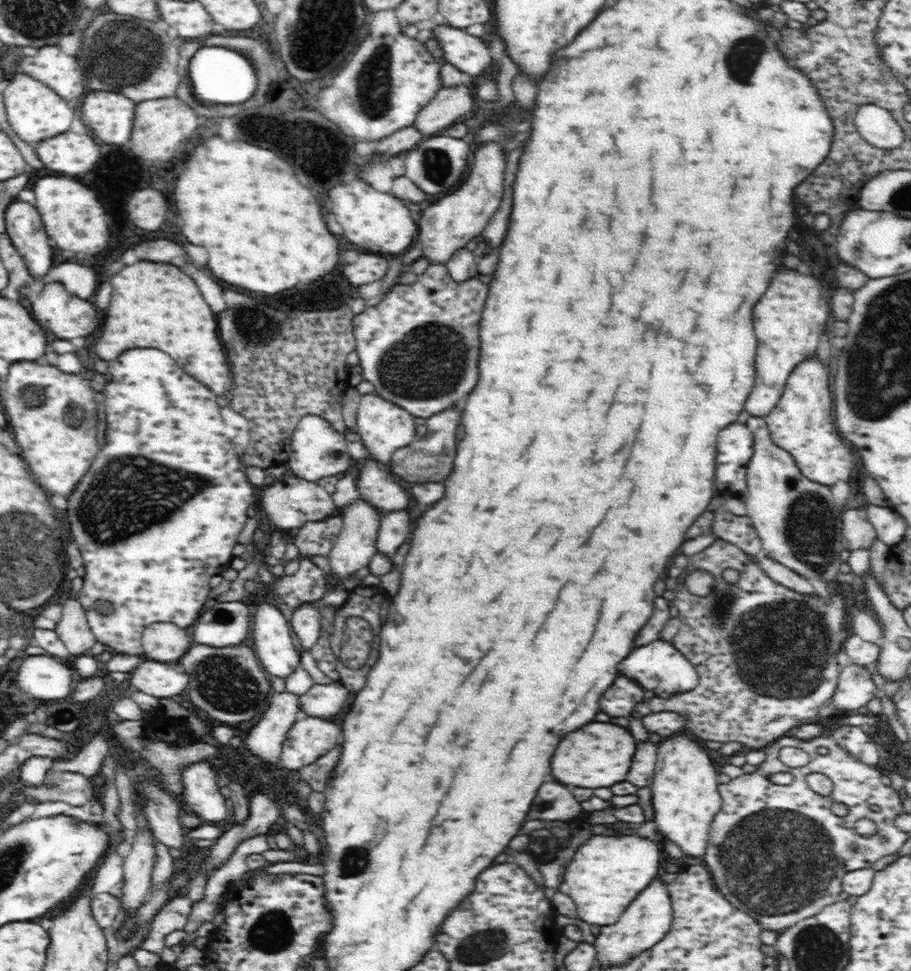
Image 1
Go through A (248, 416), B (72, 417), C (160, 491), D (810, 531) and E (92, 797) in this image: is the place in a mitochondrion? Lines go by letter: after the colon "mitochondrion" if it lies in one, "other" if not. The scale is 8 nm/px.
A: other
B: mitochondrion
C: mitochondrion
D: mitochondrion
E: other

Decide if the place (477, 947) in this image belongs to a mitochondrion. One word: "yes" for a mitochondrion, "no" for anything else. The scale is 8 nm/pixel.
yes

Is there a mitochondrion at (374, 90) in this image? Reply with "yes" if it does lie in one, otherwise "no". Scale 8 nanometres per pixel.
yes

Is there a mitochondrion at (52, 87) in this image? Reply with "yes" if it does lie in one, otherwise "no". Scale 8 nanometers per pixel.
no

